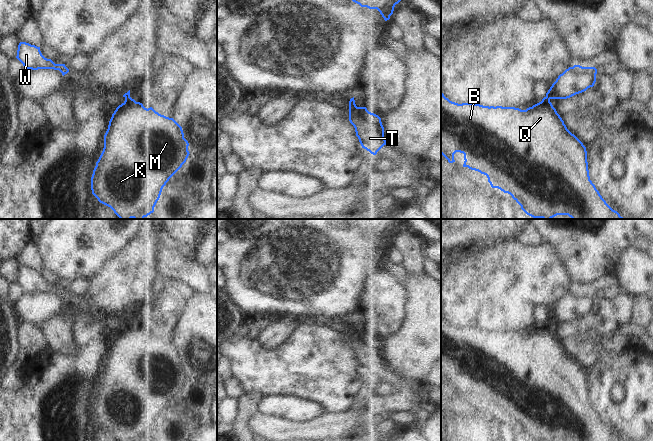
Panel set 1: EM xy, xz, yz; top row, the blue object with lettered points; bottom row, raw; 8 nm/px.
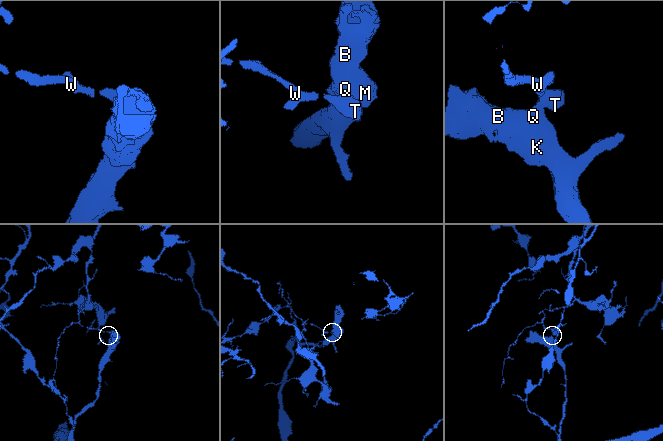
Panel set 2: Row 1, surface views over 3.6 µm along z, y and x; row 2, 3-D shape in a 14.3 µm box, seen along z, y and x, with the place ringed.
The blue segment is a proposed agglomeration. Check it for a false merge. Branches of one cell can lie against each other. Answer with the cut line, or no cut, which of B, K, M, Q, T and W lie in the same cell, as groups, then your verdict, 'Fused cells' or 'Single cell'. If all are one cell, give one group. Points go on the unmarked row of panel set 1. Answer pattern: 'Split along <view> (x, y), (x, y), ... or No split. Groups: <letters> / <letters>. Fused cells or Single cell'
Split along yz (546, 320), (549, 323). Groups: B K M Q / T W. Fused cells.

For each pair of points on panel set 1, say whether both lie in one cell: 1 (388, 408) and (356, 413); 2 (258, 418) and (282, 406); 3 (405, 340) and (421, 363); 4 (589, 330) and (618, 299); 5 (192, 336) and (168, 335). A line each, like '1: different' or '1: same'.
1: same
2: different
3: same
4: same
5: different

